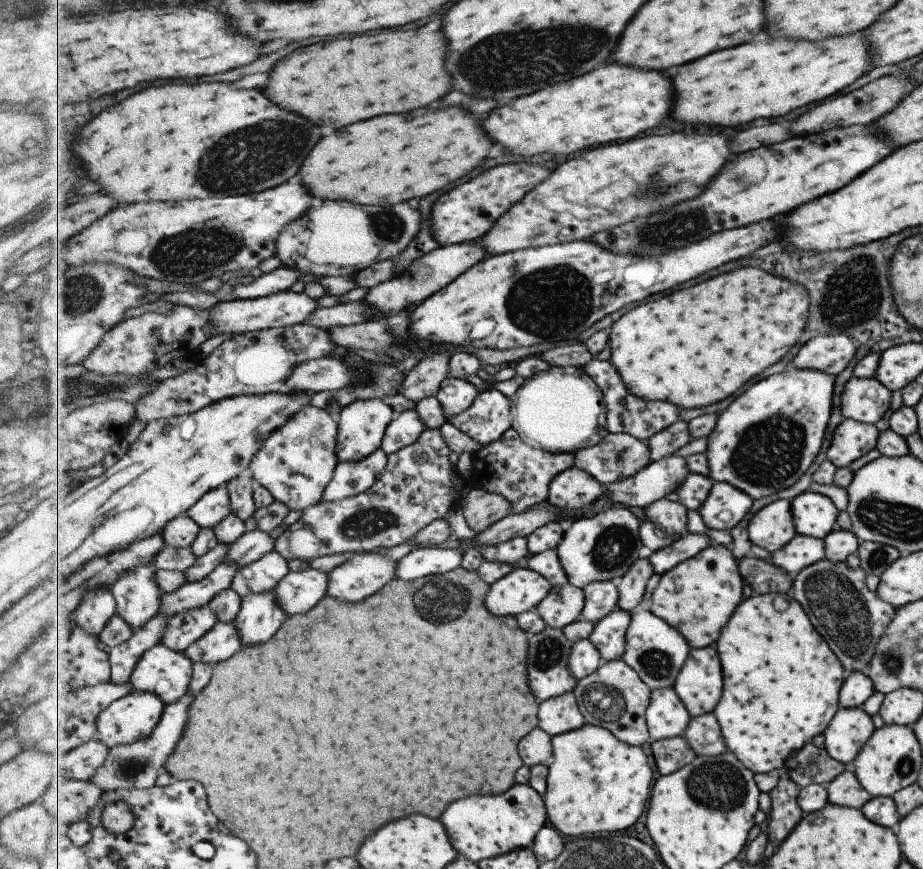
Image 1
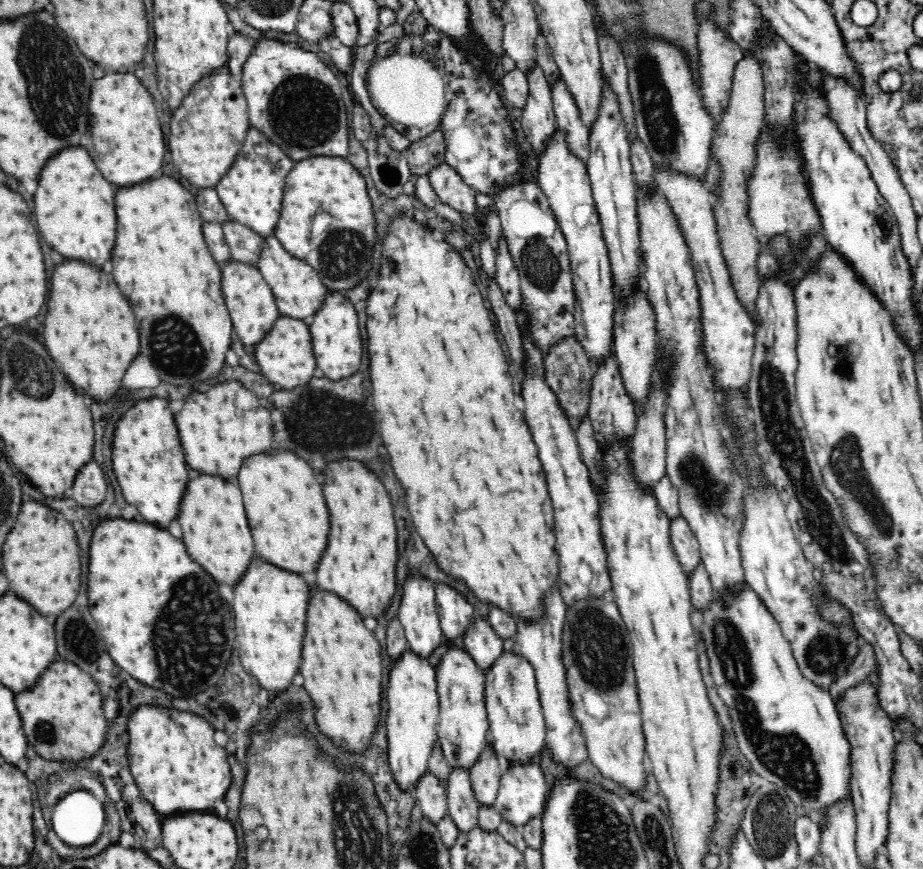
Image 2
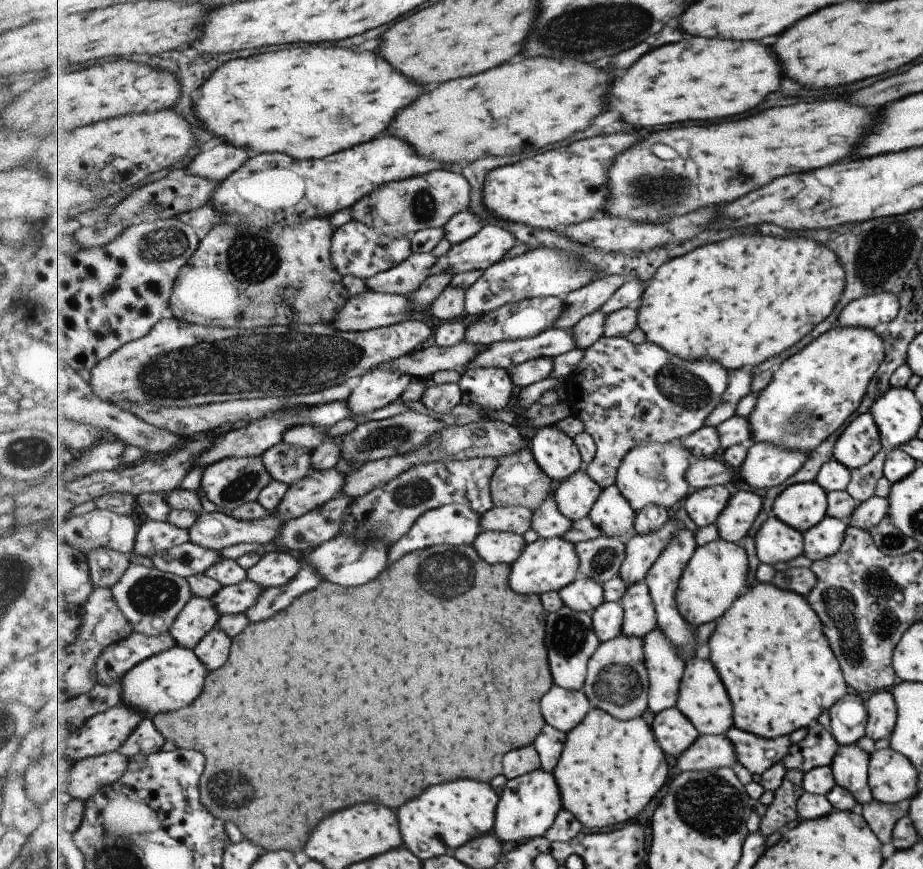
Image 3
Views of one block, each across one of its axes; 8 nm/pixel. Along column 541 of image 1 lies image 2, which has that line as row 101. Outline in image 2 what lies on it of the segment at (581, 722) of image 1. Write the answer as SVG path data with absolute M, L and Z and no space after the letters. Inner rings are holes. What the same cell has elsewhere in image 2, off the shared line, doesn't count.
M700 22L698 48L700 53L699 71L701 72L702 90L699 92L708 114L718 123L724 114L731 92L734 66L742 58L742 49L732 40L726 39L724 33L716 30L710 22Z

